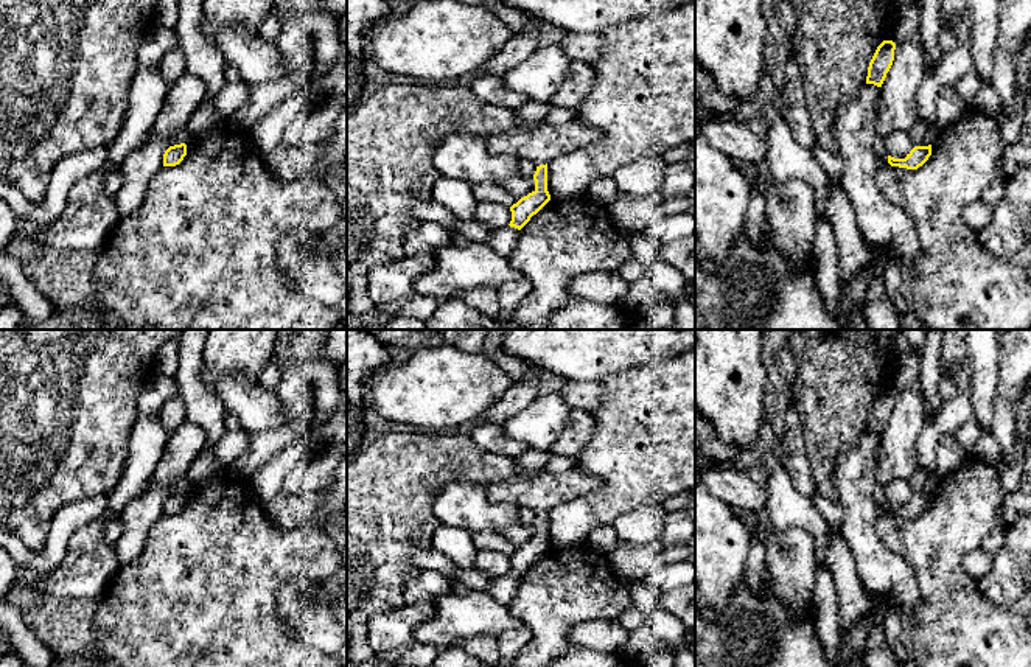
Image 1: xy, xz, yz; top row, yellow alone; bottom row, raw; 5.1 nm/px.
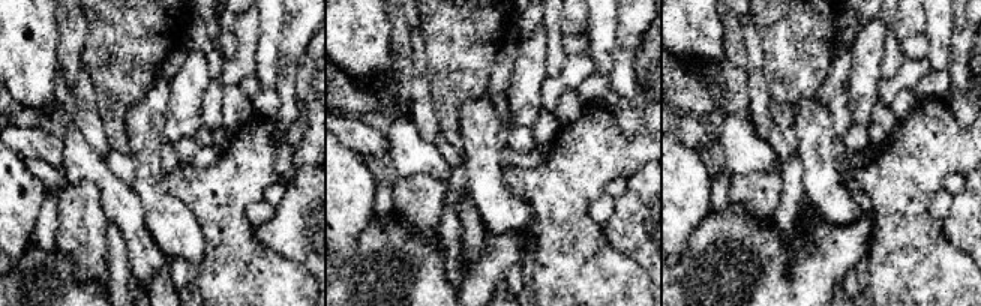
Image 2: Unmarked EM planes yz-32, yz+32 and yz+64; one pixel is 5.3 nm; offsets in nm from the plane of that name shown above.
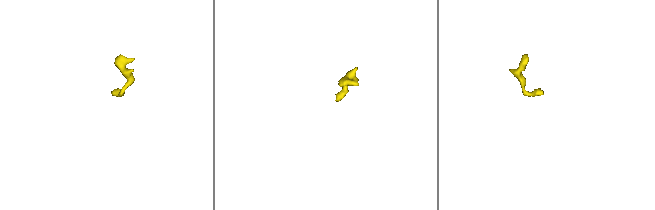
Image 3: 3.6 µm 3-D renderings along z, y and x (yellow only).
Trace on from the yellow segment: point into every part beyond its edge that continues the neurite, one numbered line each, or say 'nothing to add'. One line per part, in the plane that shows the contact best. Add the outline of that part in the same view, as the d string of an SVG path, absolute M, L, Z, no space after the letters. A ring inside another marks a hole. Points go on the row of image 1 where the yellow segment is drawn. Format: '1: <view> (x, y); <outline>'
1: xz (503, 240); M510 225L495 230L490 239L491 249L496 253L509 258L513 250L513 244L515 244L518 232L519 232L518 229Z

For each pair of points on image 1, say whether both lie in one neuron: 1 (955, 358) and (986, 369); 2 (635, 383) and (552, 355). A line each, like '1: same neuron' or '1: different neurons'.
1: different neurons
2: different neurons

